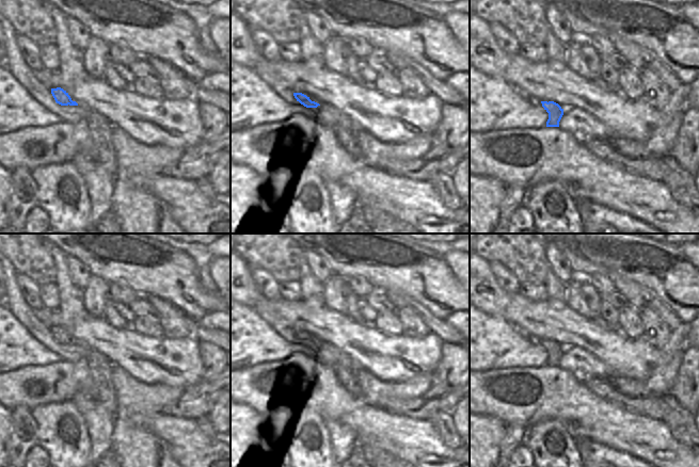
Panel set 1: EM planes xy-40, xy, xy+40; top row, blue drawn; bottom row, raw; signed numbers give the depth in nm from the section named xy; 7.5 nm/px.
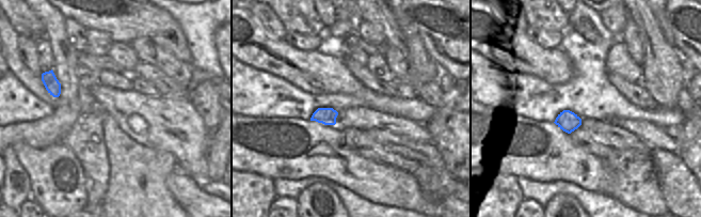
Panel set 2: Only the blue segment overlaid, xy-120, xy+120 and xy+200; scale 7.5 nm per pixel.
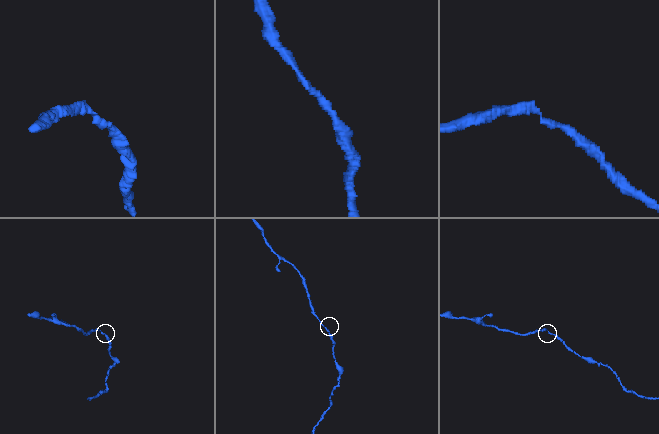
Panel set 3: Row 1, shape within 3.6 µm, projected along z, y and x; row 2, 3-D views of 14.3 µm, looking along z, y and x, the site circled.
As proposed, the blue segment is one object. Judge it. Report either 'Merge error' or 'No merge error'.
No merge error.

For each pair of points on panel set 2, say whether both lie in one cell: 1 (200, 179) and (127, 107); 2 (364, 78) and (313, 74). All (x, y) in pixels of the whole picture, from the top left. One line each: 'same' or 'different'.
1: same
2: different

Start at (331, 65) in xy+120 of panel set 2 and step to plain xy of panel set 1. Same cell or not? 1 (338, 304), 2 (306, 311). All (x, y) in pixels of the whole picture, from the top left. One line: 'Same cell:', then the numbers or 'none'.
Same cell: 2

